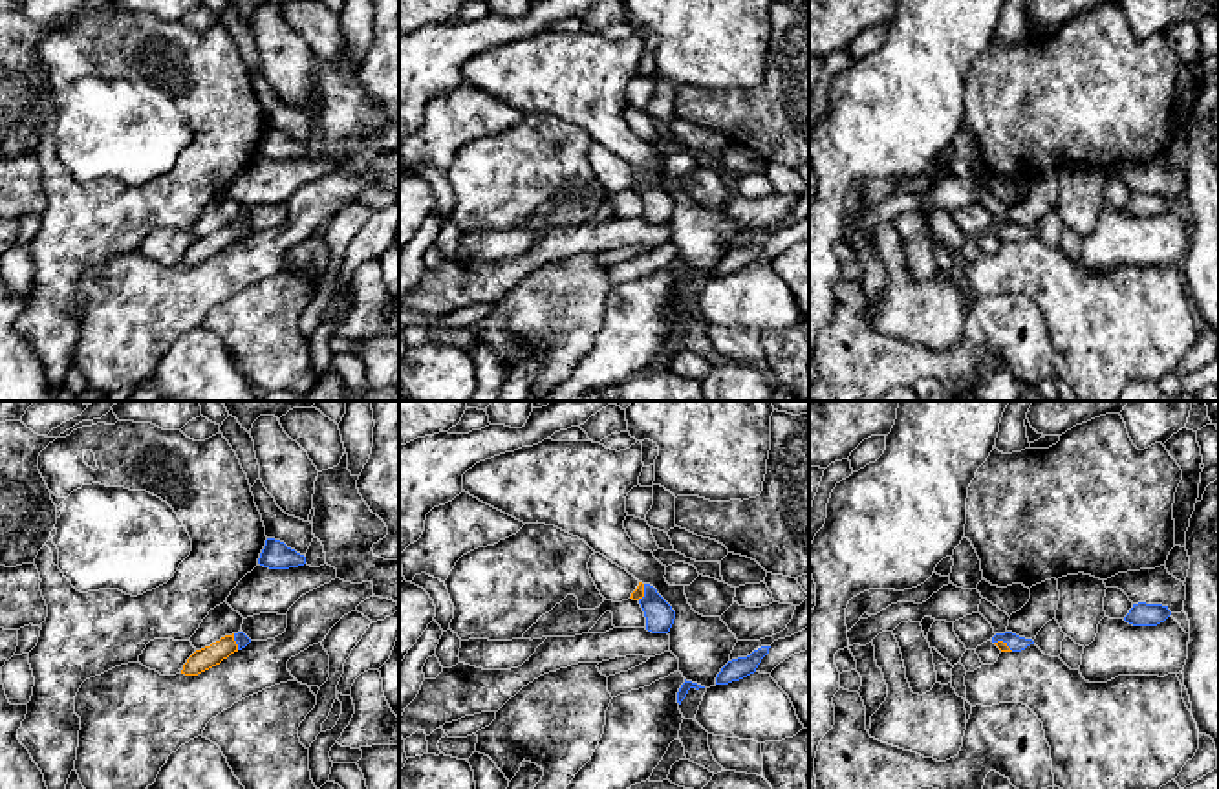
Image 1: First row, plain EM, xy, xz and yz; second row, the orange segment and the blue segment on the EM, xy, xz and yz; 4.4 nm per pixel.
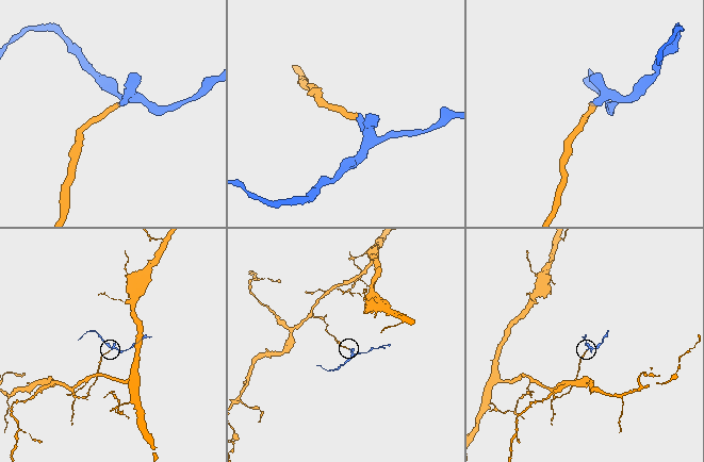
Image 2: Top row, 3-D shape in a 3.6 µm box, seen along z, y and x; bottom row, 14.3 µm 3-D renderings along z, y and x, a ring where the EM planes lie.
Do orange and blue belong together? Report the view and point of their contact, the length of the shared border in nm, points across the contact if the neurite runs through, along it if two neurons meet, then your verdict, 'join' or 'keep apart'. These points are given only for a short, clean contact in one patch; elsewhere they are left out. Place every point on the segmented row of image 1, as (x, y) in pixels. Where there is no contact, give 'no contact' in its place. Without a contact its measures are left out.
contact yz (1002, 641); length 100 nm; way yz (1000, 645), (1002, 641), (1016, 643); join

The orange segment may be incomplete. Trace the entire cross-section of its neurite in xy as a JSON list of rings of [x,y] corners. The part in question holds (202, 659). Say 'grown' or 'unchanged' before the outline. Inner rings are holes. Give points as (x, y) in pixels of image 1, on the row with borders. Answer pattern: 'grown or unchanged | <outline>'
grown | [[[243,632],[225,635],[220,641],[212,643],[210,646],[196,650],[183,665],[181,674],[198,676],[198,674],[220,665],[223,659],[227,659],[231,654],[245,648],[249,643],[251,643],[251,639]]]

